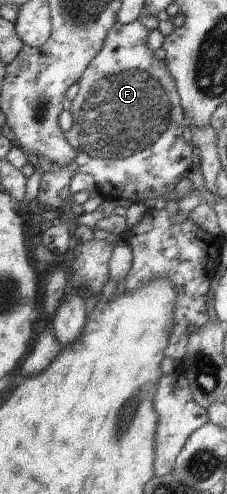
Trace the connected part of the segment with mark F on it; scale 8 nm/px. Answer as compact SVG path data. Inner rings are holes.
M135 21L131 24L118 22L110 31L109 36L106 37L105 48L92 60L92 63L88 66L84 75L82 75L82 79L79 81L79 91L70 107L73 125L69 131L66 131L66 139L68 139L70 145L74 146L74 149L78 150L78 157L76 157L76 161L72 165L56 165L56 163L51 163L52 167L46 173L42 173L39 193L36 196L38 205L42 210L64 210L69 212L70 204L66 202L66 199L72 194L70 191L71 183L74 176L78 174L92 175L96 180L97 190L101 191L107 200L116 199L126 203L155 203L159 198L164 197L166 193L174 191L179 184L180 177L184 175L184 171L192 166L192 151L194 149L192 149L192 145L184 141L182 136L184 135L184 125L188 125L188 118L185 116L185 111L182 107L177 81L172 77L167 61L165 59L163 61L158 59L154 55L154 51L148 47L148 37L150 37L150 30L146 29L146 25L142 25L140 21Z

